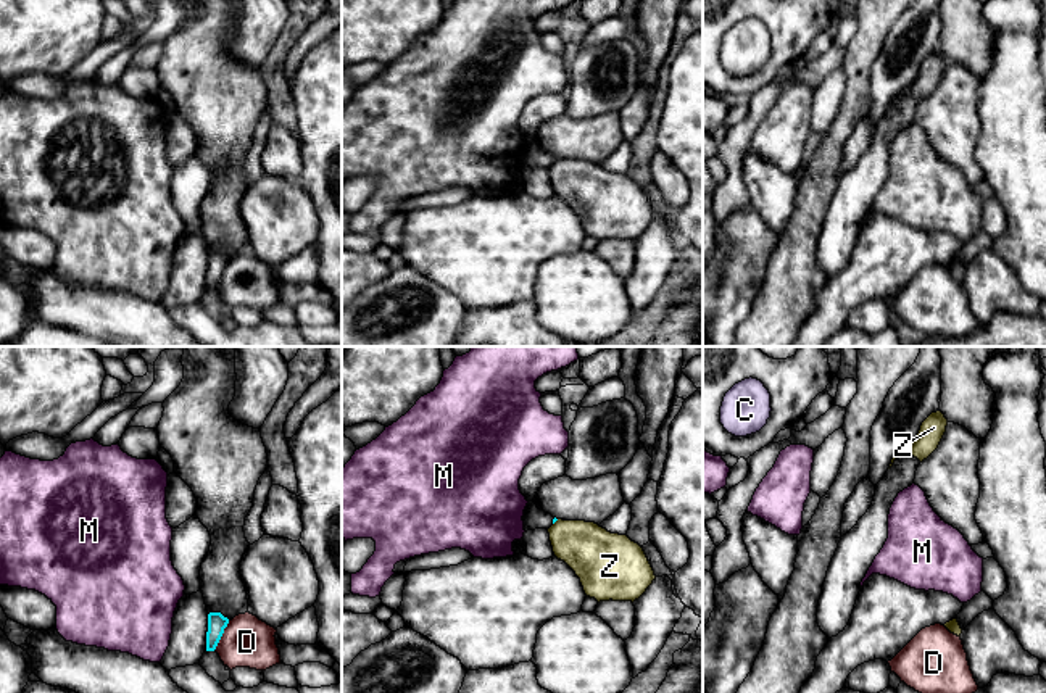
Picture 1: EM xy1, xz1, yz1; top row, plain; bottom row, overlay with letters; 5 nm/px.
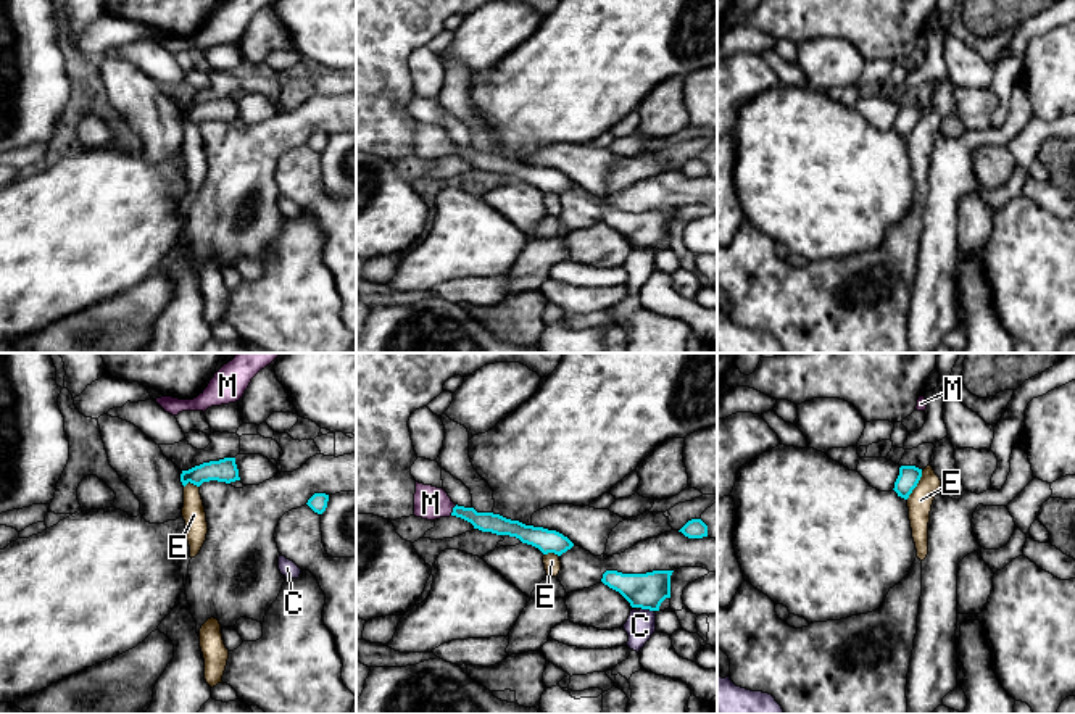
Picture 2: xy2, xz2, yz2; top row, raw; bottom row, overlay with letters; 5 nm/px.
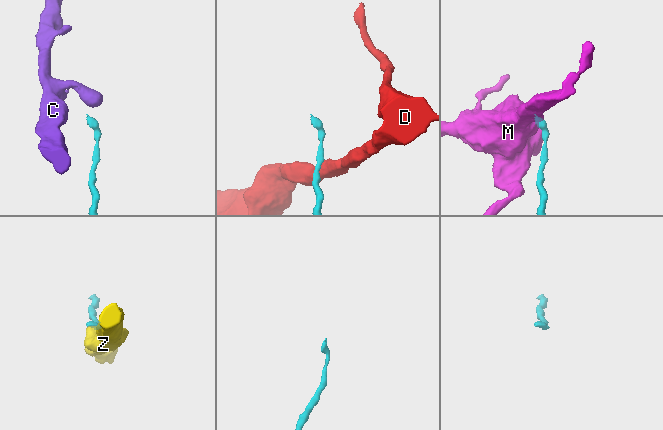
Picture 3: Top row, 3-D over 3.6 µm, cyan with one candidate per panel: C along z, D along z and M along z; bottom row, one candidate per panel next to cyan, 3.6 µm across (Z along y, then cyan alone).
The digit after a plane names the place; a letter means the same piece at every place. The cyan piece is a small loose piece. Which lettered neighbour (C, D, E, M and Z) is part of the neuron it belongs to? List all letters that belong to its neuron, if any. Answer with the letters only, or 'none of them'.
none of them

